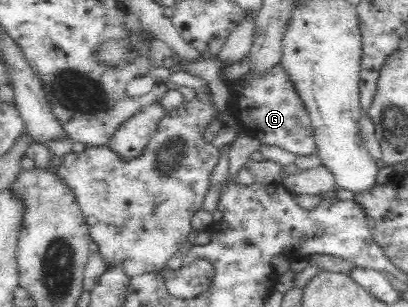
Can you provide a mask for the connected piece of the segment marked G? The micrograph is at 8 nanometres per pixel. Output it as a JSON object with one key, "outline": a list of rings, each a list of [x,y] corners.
{"outline":[[[280,64],[259,80],[248,73],[243,77],[243,86],[239,90],[230,89],[227,111],[239,120],[239,125],[249,137],[261,144],[280,147],[295,156],[307,156],[317,151],[314,131],[305,105],[291,86]]]}

